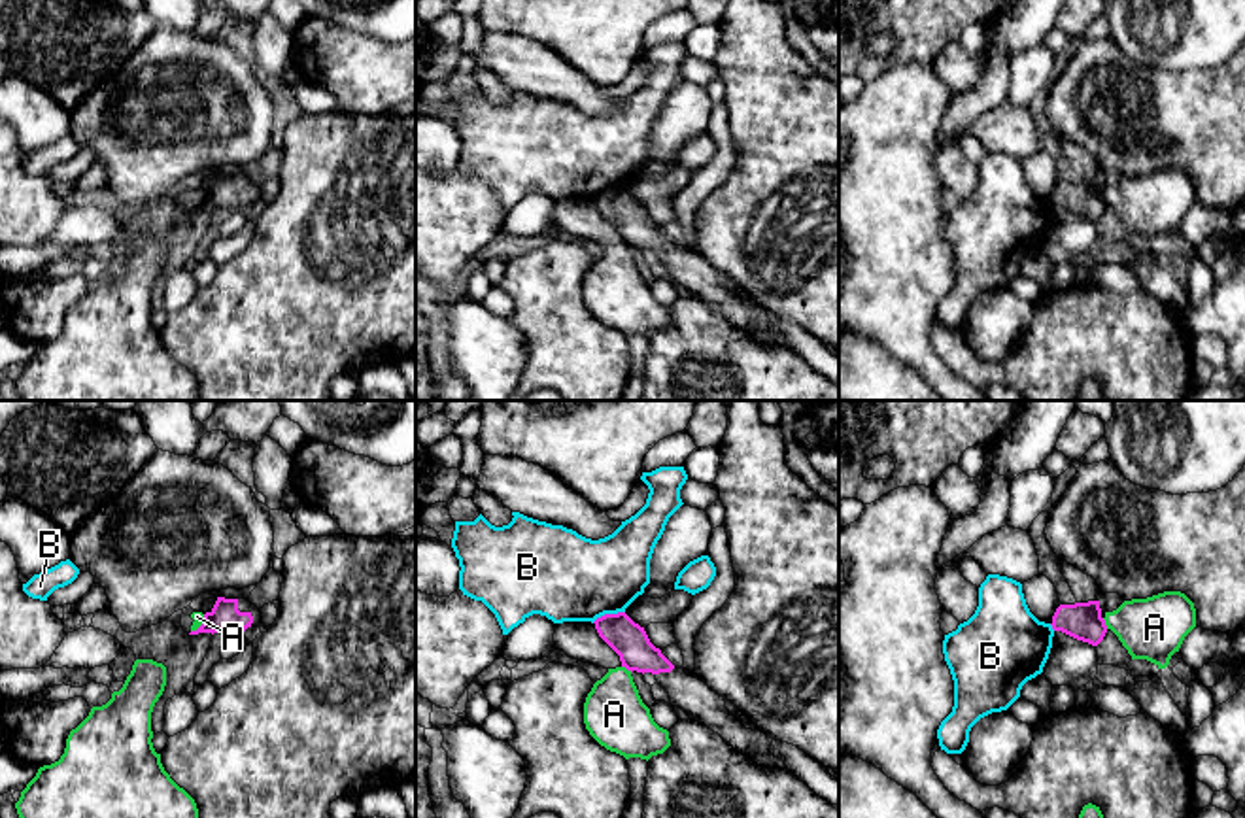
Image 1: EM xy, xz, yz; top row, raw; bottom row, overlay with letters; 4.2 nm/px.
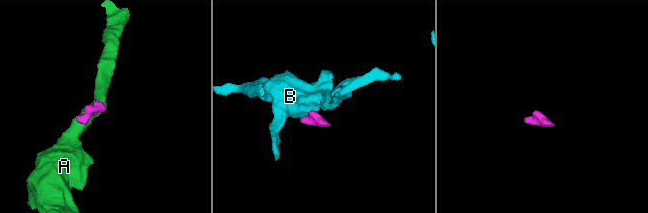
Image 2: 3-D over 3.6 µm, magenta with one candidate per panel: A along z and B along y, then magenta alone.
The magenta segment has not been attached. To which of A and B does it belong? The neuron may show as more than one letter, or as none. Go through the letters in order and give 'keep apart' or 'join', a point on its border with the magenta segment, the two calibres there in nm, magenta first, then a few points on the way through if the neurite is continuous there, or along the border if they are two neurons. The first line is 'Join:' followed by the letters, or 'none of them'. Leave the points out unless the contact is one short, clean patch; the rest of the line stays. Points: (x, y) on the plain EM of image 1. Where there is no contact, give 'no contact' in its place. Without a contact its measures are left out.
Join: none of them
A: keep apart; meets magenta in yz at (1104, 201); 160 nm thick on the magenta side, 260 nm on the other; border along yz (1102, 195), (1108, 204)
B: keep apart; meets magenta in xz at (607, 191); 160 nm thick on the magenta side, 380 nm on the other; border along xz (624, 187), (601, 191), (592, 199)

